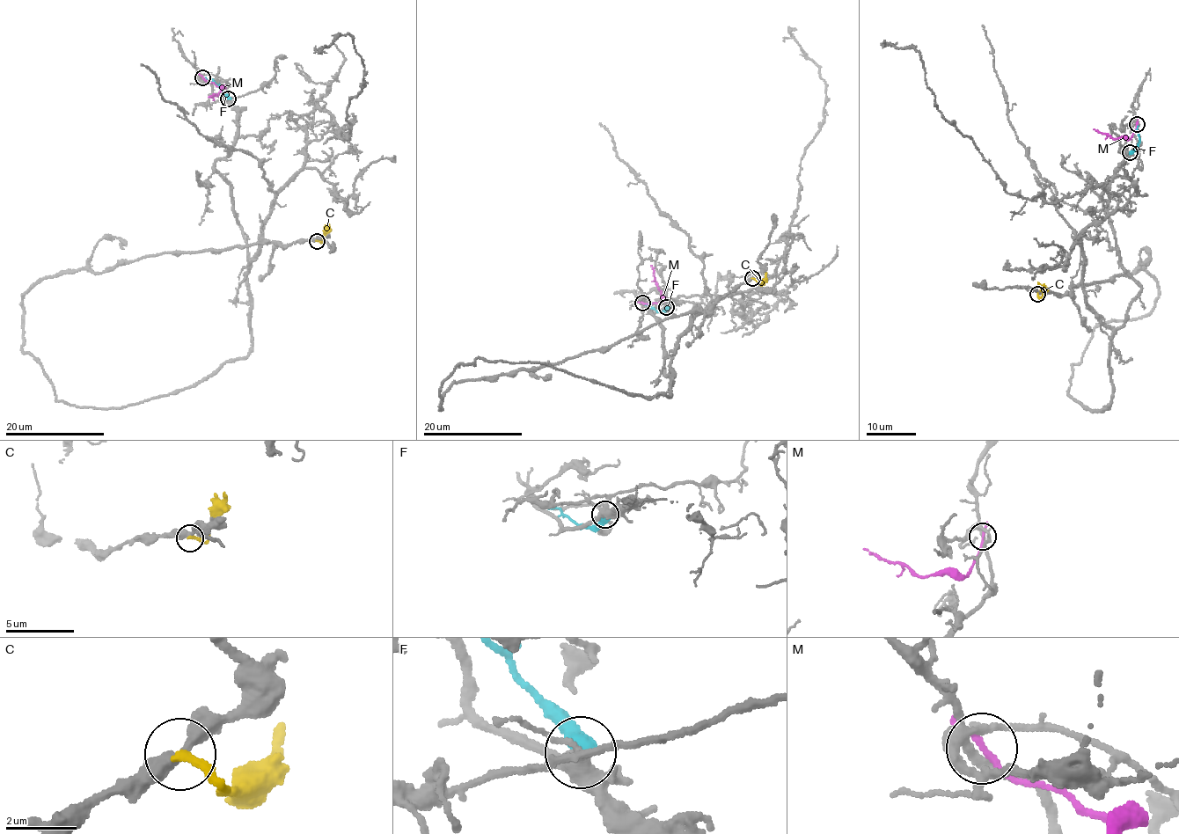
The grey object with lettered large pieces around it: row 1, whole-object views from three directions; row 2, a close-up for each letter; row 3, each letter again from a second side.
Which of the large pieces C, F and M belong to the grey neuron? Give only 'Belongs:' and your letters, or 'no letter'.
Belongs: no letter

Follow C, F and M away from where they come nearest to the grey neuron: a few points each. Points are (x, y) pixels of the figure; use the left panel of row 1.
C: (317, 241), (322, 241), (329, 223)
F: (228, 98), (205, 76)
M: (202, 77), (222, 88), (217, 96), (208, 97)

